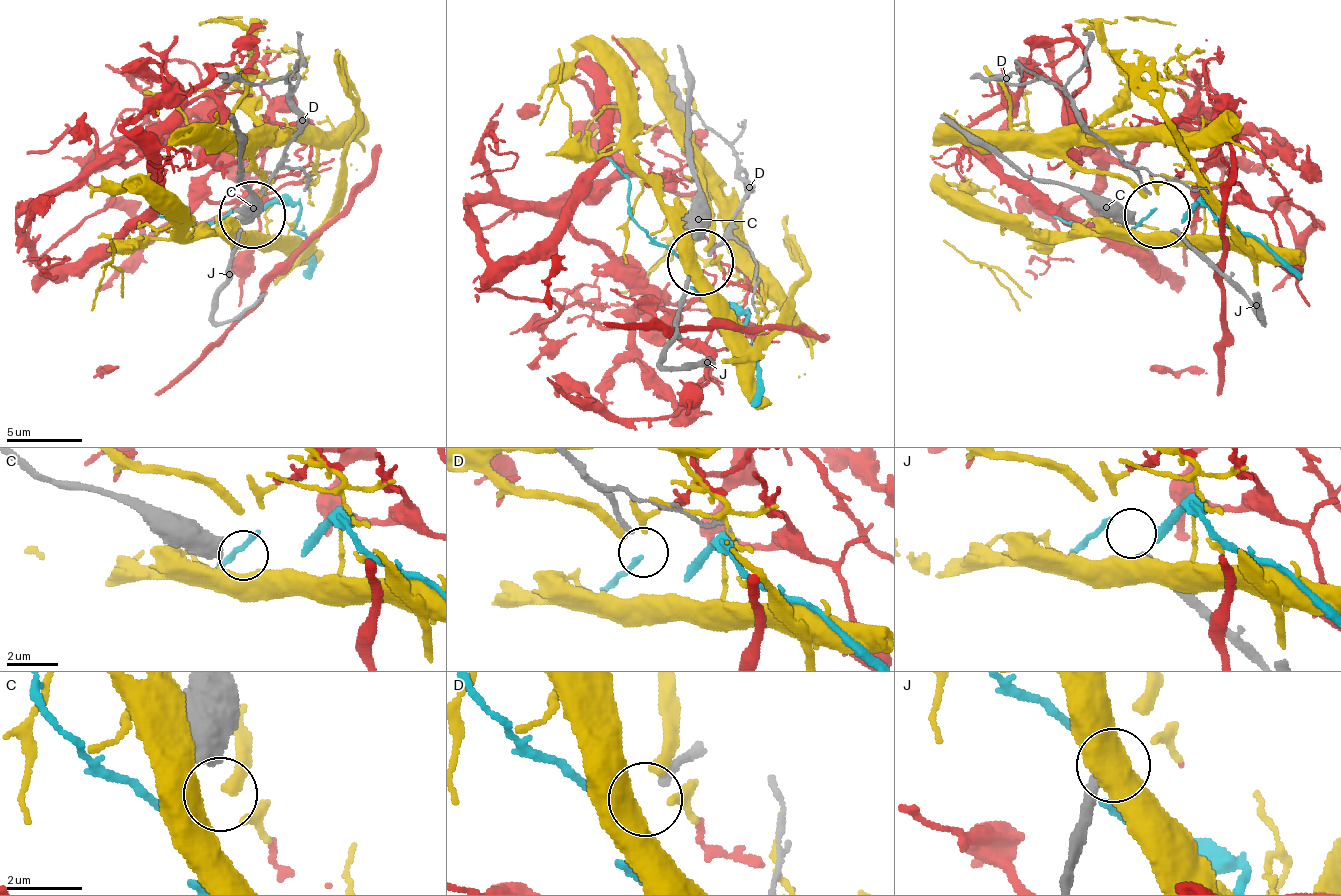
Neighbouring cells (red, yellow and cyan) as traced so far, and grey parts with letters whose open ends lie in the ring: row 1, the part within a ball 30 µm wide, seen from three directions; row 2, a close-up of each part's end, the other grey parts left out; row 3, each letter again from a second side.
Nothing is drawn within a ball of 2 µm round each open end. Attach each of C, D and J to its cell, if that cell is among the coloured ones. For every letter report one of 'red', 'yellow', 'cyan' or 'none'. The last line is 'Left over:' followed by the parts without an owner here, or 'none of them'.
C: none
D: none
J: yellow
Left over: C, D

